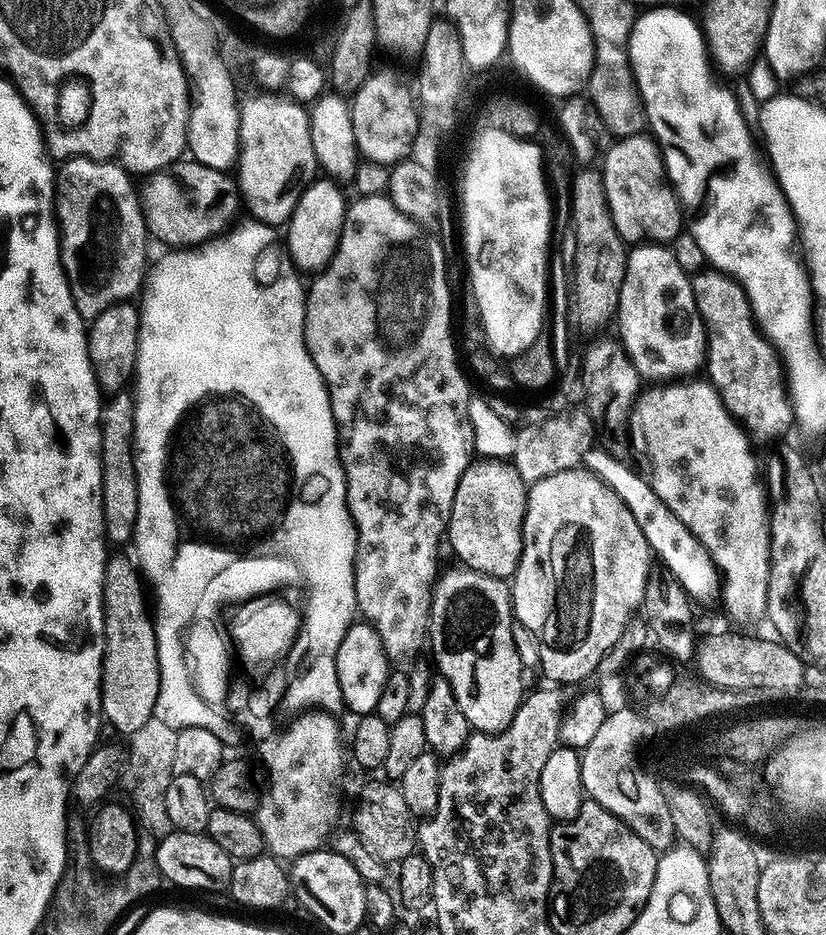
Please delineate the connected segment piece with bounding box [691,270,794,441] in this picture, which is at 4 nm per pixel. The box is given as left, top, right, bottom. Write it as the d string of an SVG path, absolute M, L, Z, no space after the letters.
M703 270L691 277L692 293L694 294L694 302L700 311L700 317L704 323L704 335L706 337L706 373L708 372L707 379L710 381L716 393L719 394L721 402L724 404L724 409L728 412L729 416L736 419L737 424L748 433L753 441L756 440L776 440L779 436L784 436L788 432L788 427L793 427L794 417L792 414L792 402L788 395L786 387L786 376L782 371L782 365L778 359L776 350L764 339L759 328L756 327L756 321L752 318L752 308L748 305L743 289L731 277L724 275L722 272L715 270Z

